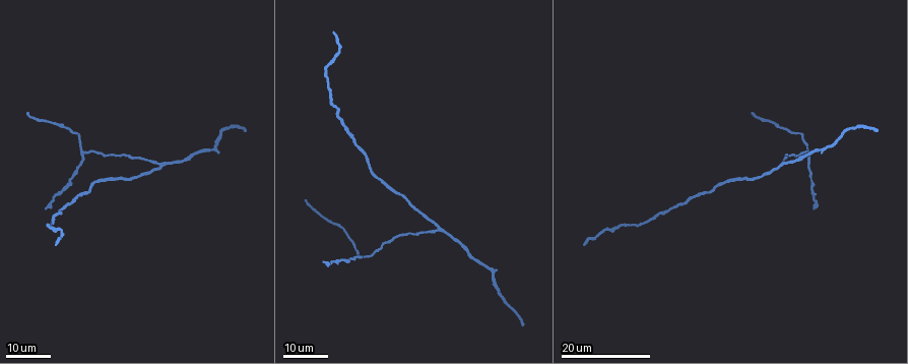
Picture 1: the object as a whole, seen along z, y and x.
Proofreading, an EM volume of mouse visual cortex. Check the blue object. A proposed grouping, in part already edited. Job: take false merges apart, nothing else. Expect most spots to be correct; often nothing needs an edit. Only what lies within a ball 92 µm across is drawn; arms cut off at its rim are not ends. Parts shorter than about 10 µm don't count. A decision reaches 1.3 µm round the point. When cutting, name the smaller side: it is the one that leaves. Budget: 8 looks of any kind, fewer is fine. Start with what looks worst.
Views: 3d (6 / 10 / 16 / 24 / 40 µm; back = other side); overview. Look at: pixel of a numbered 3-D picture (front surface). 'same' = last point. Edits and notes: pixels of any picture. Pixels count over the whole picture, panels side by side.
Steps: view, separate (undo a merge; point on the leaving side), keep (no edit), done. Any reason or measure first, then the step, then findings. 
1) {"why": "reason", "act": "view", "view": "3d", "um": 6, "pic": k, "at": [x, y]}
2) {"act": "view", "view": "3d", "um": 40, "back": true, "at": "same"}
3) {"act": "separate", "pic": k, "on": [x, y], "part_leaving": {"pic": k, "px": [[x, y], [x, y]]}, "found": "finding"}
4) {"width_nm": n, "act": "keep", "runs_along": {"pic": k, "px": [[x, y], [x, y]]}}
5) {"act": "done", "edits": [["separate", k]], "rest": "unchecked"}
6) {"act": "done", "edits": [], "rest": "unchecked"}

{"why": "two arms in line, one across", "act": "view", "view": "3d", "um": 16, "pic": 1, "at": [80, 151]}

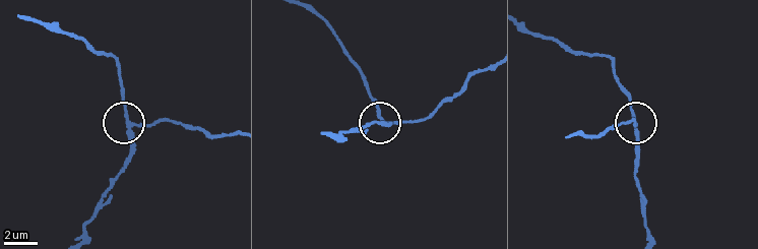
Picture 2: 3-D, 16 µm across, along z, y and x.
{"act": "view", "view": "3d", "um": 6, "pic": 2, "at": [130, 124]}

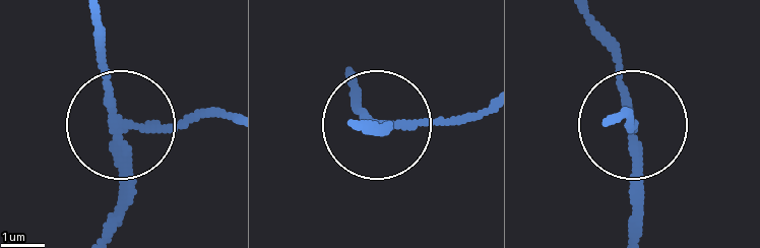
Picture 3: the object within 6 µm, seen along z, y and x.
{"act": "separate", "pic": 3, "on": [131, 192], "part_leaving": {"pic": 3, "px": [[123, 125], [98, 19]]}, "found": "two neurons meet here"}

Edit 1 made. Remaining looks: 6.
{"act": "view", "view": "overview"}

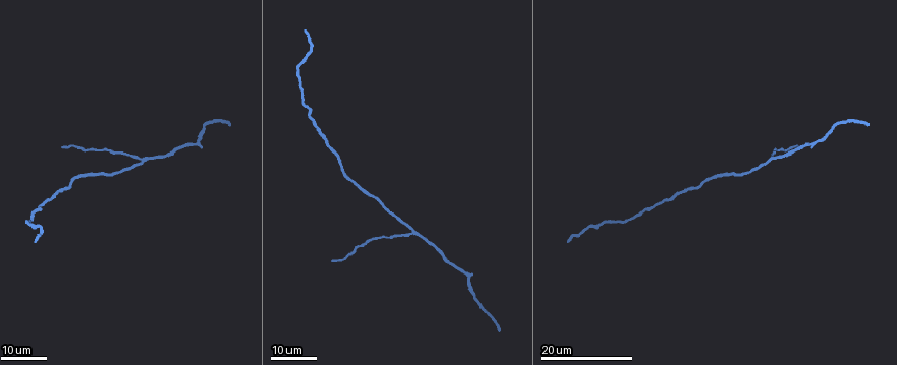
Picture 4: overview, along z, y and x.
{"why": "three arms meet", "act": "view", "view": "3d", "um": 16, "pic": 4, "at": [411, 234]}

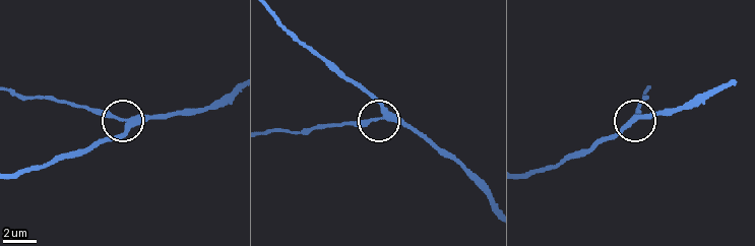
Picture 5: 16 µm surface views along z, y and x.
{"act": "view", "view": "3d", "um": 6, "pic": 5, "at": [382, 116]}

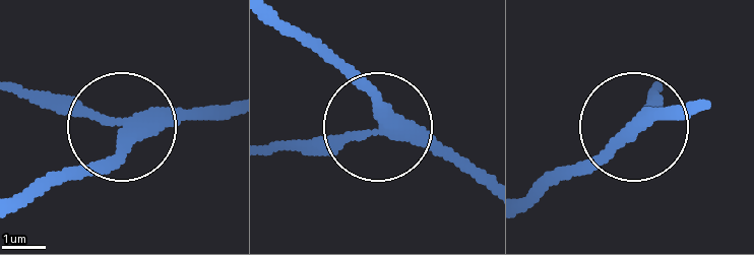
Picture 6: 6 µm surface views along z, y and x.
{"side_arm_um": 22, "act": "keep", "runs_along": {"pic": 6, "px": [[28, 197], [93, 165], [119, 125], [17, 96]]}, "found": "all the same neuron"}

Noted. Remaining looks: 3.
{"why": "thick turns thin", "act": "view", "view": "3d", "um": 24, "pic": 4, "at": [591, 227]}

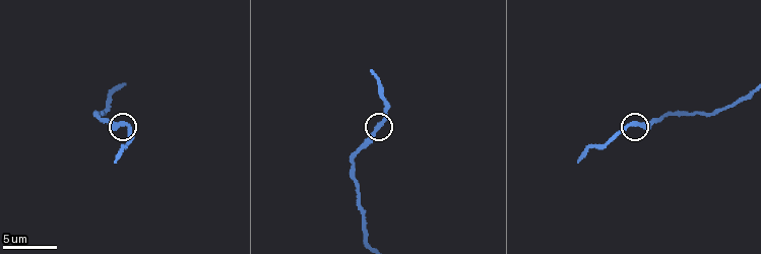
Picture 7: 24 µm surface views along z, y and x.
{"act": "view", "view": "3d", "um": 10, "pic": 7, "at": [634, 124]}

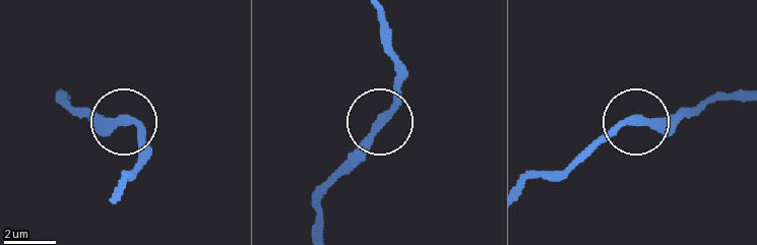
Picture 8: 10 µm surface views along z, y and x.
{"act": "keep", "runs_along": {"pic": 8, "px": [[324, 231], [319, 191], [376, 126], [406, 75]]}, "found": "all the same neuron"}

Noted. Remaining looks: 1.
{"act": "done", "edits": [["separate", 3]], "rest": "unchecked"}

